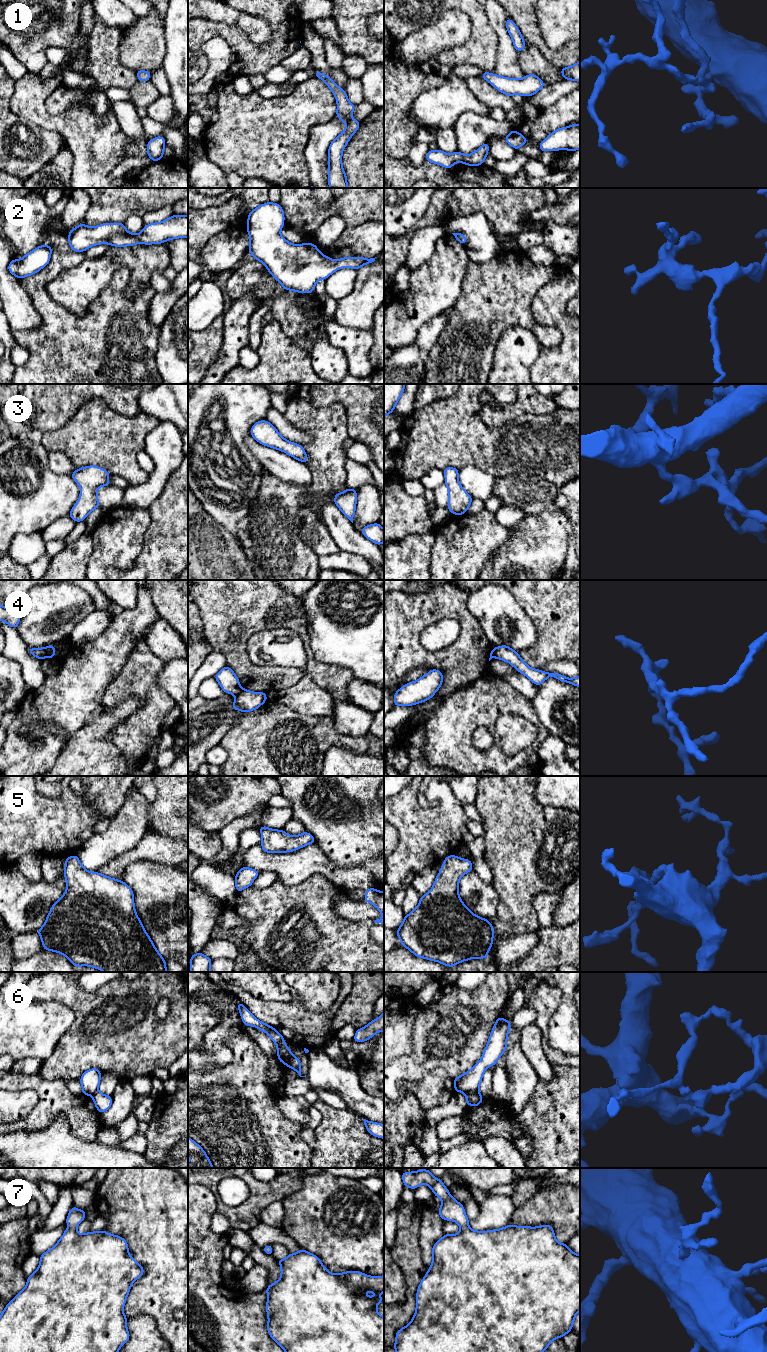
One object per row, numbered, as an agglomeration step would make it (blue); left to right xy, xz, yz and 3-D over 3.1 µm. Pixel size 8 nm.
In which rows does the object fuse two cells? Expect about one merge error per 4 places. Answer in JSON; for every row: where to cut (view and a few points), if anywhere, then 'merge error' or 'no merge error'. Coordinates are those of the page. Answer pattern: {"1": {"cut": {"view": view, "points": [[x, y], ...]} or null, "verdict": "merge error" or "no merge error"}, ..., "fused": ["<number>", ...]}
{"1": {"cut": null, "verdict": "no merge error"}, "2": {"cut": null, "verdict": "no merge error"}, "3": {"cut": null, "verdict": "no merge error"}, "4": {"cut": {"view": "xy", "points": [[45, 648], [44, 656]]}, "verdict": "merge error"}, "5": {"cut": null, "verdict": "no merge error"}, "6": {"cut": {"view": "xz", "points": [[292, 1053], [288, 1066]]}, "verdict": "merge error"}, "7": {"cut": null, "verdict": "no merge error"}, "fused": ["4", "6"]}

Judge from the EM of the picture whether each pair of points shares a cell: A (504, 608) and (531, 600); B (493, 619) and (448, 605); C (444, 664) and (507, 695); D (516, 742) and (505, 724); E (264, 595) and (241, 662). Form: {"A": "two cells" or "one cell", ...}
{"A": "two cells", "B": "two cells", "C": "two cells", "D": "one cell", "E": "one cell"}

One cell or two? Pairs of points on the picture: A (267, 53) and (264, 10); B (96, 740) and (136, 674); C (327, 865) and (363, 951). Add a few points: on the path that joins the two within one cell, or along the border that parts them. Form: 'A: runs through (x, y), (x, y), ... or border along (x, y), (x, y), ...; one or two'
A: runs through (276, 42), (275, 21); one
B: border along (142, 702), (126, 696), (109, 709), (100, 710); two
C: border along (314, 874), (326, 877), (337, 886); two

